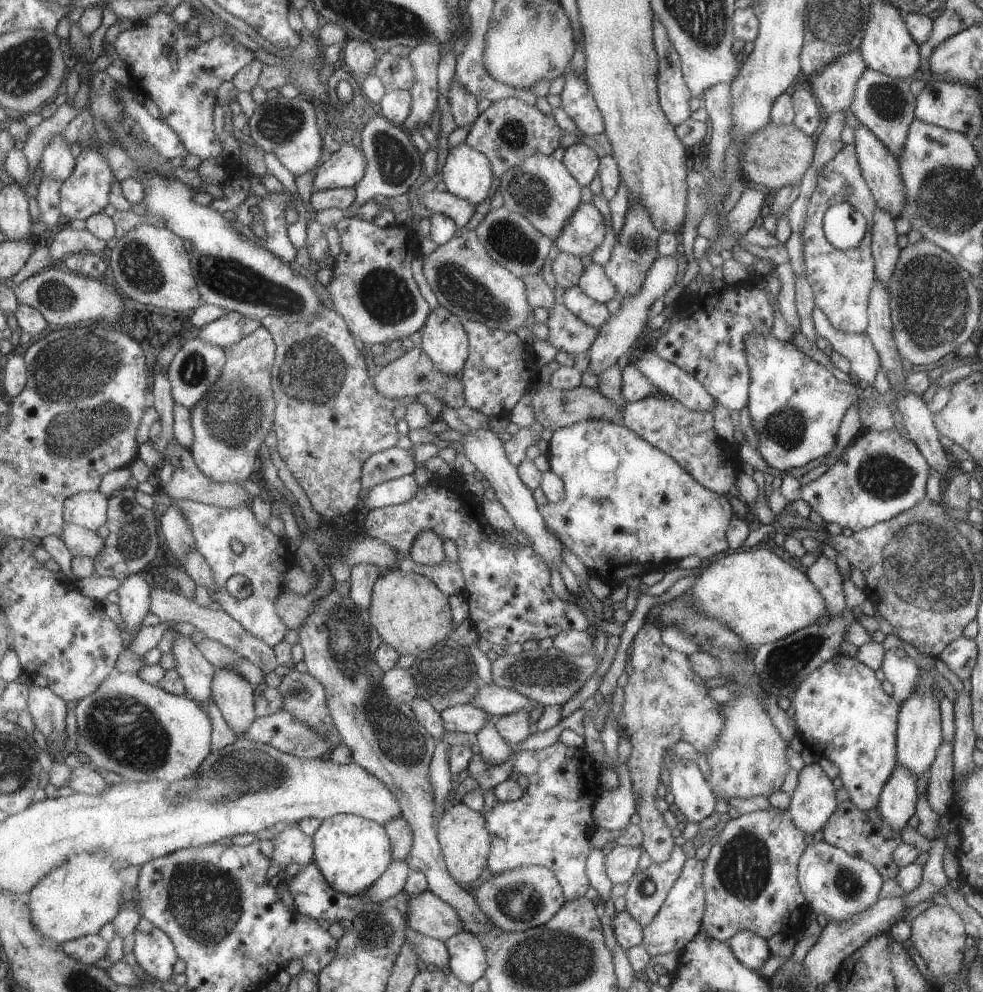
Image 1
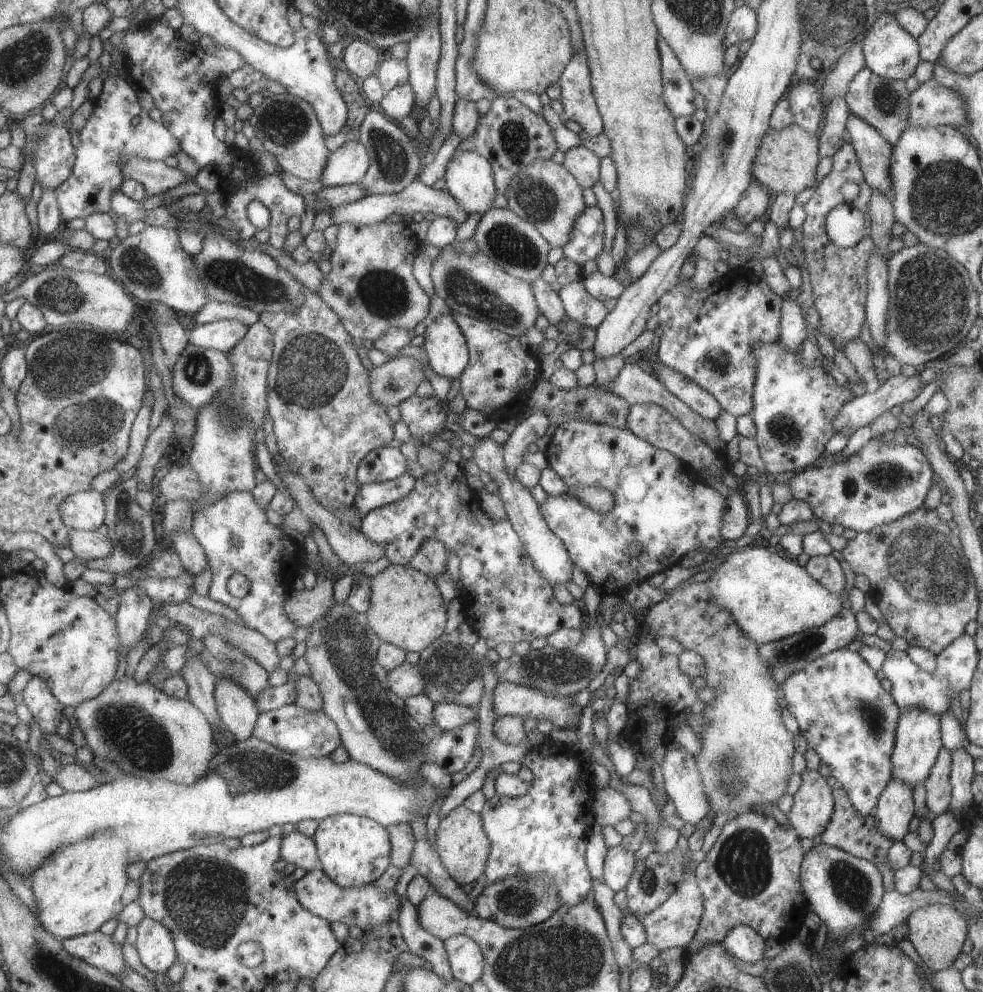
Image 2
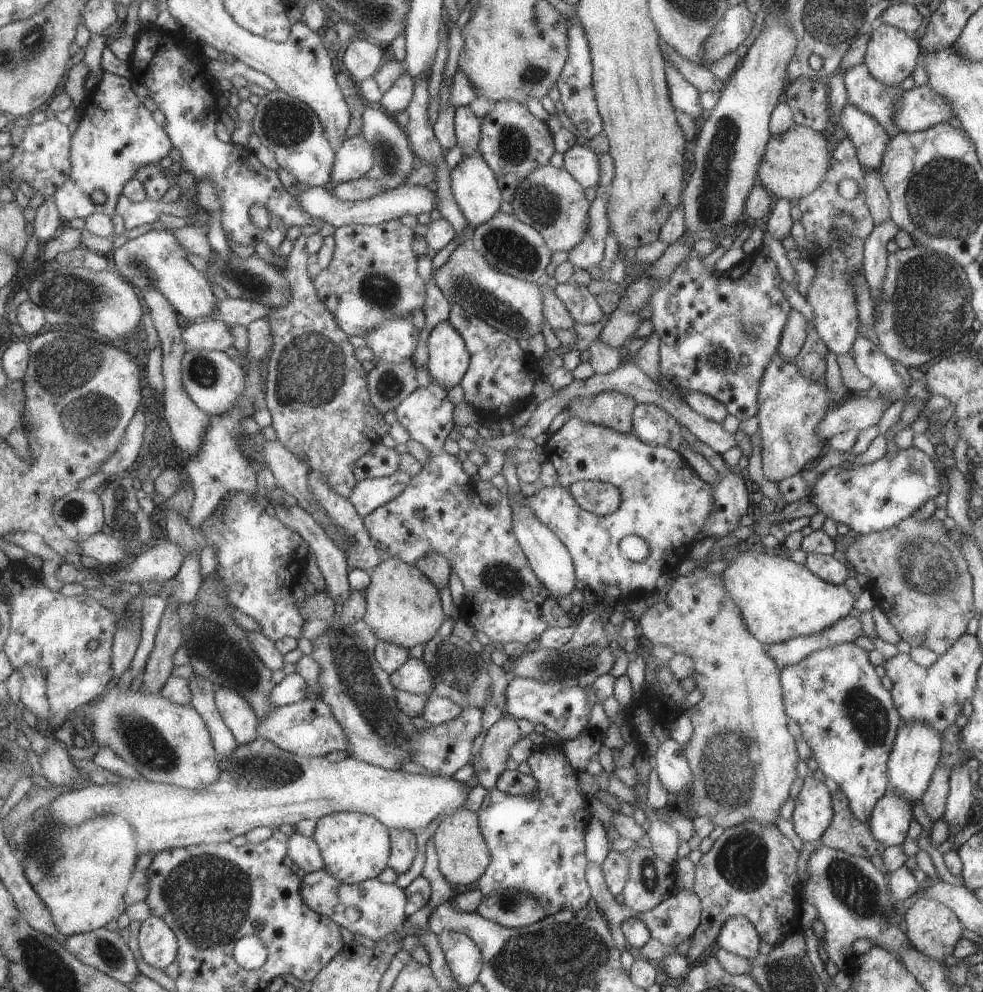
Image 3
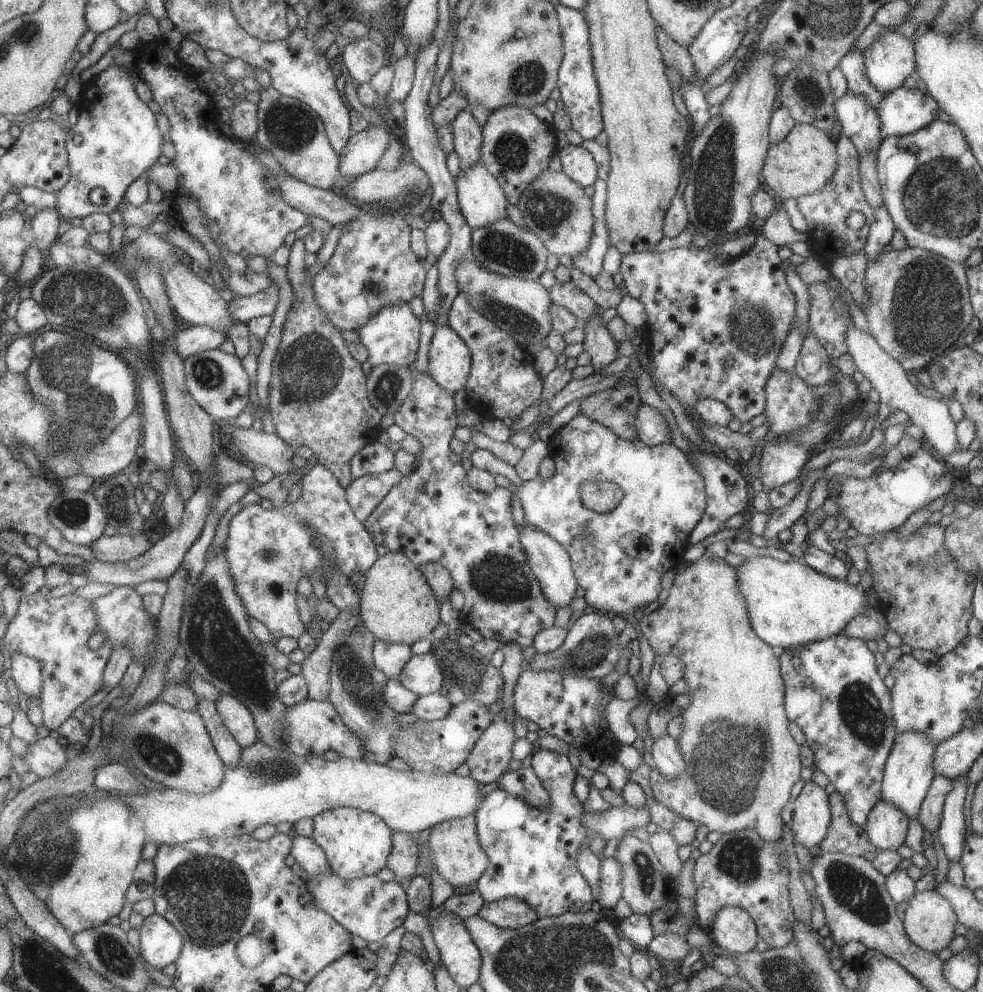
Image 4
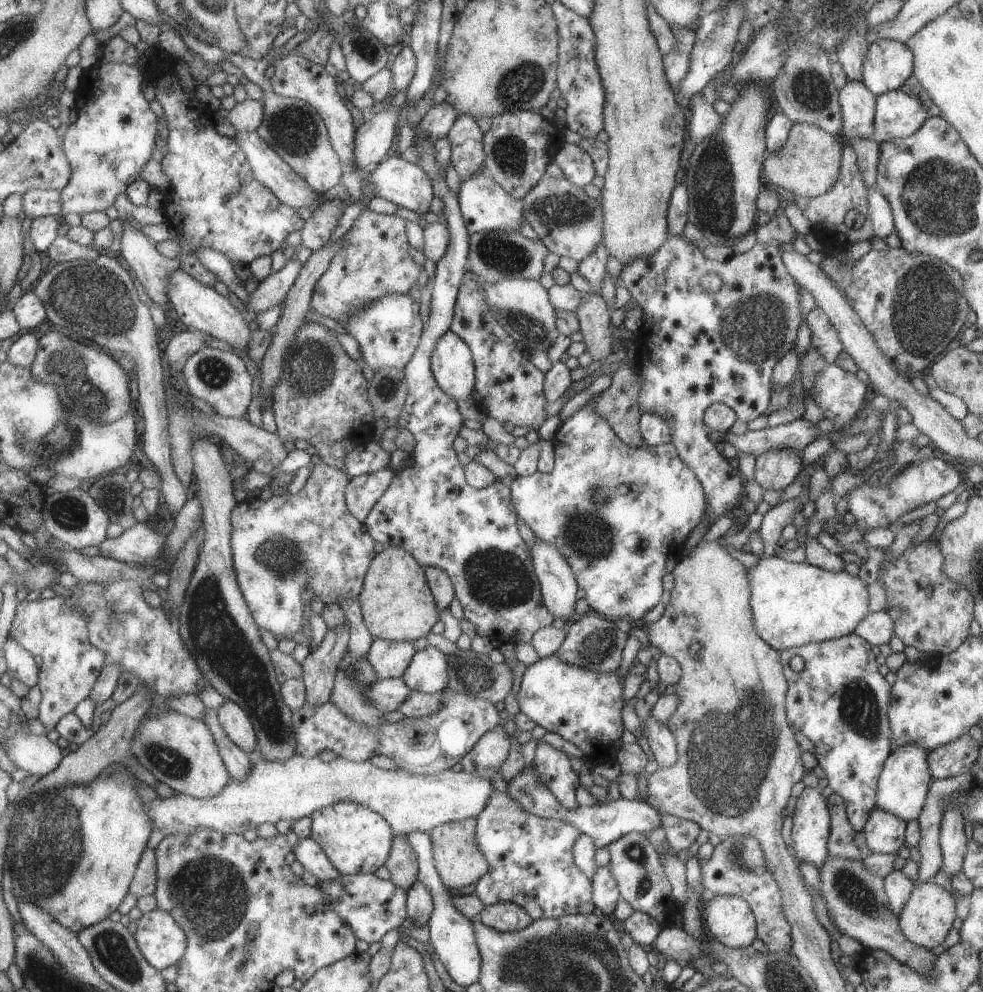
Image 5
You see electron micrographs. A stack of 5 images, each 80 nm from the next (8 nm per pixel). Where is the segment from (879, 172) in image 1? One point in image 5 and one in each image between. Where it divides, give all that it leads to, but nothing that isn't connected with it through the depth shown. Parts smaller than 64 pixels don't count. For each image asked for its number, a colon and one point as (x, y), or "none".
2: (873, 152)
3: (869, 139)
4: (857, 120)
5: (856, 103)

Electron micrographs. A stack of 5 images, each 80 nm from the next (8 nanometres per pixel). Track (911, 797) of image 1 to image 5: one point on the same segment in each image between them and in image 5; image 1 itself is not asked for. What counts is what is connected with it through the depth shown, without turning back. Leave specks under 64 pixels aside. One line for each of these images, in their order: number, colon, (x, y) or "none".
2: (894, 809)
3: (890, 817)
4: (885, 827)
5: (883, 832)

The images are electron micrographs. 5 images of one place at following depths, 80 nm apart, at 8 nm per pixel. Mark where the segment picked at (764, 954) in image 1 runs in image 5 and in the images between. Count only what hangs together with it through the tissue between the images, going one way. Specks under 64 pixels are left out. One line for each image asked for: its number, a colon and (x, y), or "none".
2: (741, 942)
3: (737, 935)
4: (733, 930)
5: (728, 920)

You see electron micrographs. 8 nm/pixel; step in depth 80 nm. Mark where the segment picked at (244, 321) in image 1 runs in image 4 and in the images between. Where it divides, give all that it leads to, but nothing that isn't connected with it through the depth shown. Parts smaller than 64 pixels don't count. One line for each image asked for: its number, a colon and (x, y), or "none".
2: (222, 335)
3: (210, 335)
4: (196, 338)

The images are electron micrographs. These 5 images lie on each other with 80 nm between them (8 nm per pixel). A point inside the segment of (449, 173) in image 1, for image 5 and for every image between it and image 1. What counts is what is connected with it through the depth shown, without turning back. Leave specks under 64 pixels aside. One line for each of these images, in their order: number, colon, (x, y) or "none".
2: (468, 177)
3: (473, 185)
4: (480, 200)
5: (484, 205)

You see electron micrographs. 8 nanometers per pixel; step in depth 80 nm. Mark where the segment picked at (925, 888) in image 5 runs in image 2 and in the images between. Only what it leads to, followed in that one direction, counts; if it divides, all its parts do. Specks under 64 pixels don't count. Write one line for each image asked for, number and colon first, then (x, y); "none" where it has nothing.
2: (937, 932)
3: (932, 929)
4: (928, 921)

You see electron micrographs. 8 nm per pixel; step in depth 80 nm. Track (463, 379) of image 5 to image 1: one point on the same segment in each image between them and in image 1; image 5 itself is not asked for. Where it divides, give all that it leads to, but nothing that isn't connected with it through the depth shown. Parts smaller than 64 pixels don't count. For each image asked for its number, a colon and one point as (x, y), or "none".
1: (443, 338)
2: (444, 343)
3: (448, 357)
4: (449, 363)

